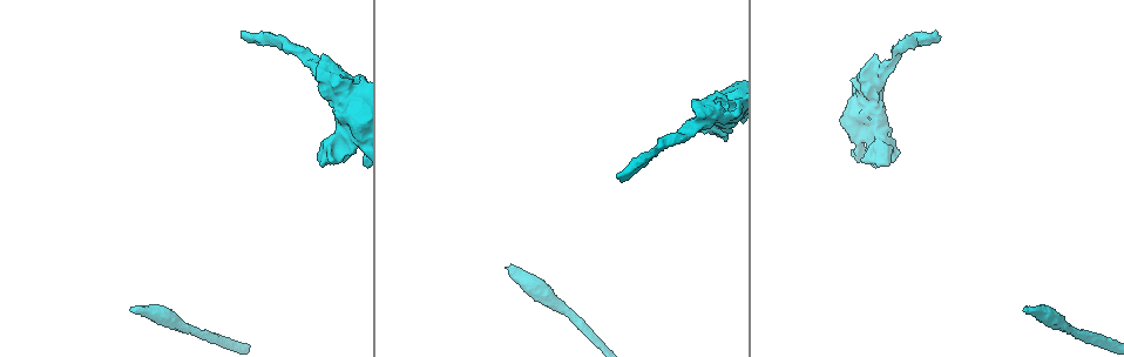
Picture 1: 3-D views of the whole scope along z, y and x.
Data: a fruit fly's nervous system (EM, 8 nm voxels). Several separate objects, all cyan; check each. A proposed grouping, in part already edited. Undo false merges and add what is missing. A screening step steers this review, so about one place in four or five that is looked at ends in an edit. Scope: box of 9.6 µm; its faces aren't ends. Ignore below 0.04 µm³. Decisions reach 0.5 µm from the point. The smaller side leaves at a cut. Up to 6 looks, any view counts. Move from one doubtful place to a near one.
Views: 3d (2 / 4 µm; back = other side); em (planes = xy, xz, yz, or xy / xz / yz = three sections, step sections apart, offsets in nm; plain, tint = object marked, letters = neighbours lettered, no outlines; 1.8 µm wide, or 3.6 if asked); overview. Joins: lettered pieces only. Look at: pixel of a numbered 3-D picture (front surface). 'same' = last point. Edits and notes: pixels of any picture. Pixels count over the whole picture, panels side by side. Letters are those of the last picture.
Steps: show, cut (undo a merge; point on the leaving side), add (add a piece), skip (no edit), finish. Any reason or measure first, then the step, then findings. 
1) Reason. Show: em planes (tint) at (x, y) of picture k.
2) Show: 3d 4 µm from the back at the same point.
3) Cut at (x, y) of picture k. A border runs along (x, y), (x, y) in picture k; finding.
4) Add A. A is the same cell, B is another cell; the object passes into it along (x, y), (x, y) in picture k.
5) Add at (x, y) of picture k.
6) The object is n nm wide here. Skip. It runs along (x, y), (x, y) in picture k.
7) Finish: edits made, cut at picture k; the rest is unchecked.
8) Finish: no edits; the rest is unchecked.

An open end. Show: em yz step 16 (letters) at (1029, 307) of picture 1.

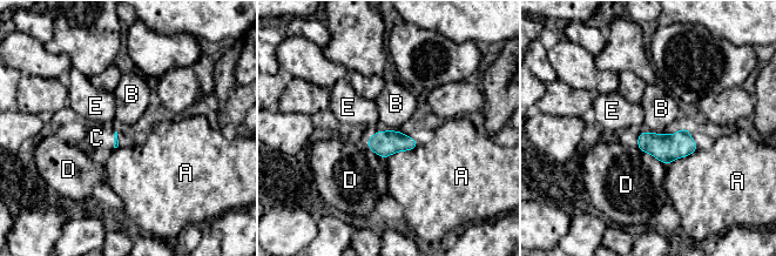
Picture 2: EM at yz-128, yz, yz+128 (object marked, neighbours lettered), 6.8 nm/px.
Cut it another way. Show: em xy step 16 (letters) at the same point.

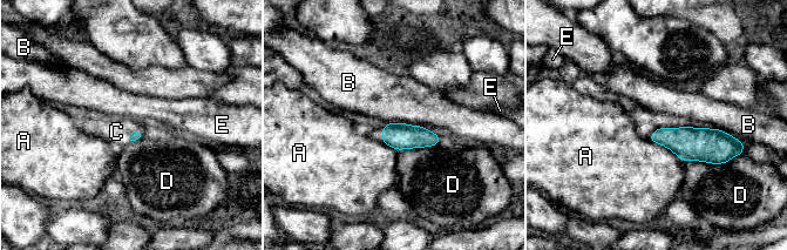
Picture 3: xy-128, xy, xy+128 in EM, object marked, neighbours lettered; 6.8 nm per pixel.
Add C. C is the same cell, A, B, D and E are other cells; it goes on there.

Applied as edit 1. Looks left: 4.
Free end. Show: em planes (letters) at (619, 178) of picture 1.

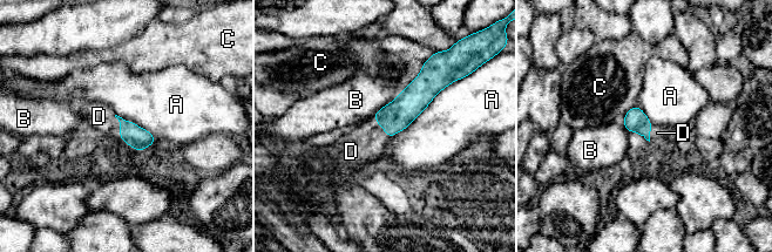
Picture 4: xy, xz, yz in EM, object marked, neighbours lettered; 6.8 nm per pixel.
Add D. D is the same cell, A, B and C are other cells; the object passes into it along (394, 117), (381, 126), (366, 143) in picture 4; it goes on there.

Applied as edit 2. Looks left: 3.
Show: overview.

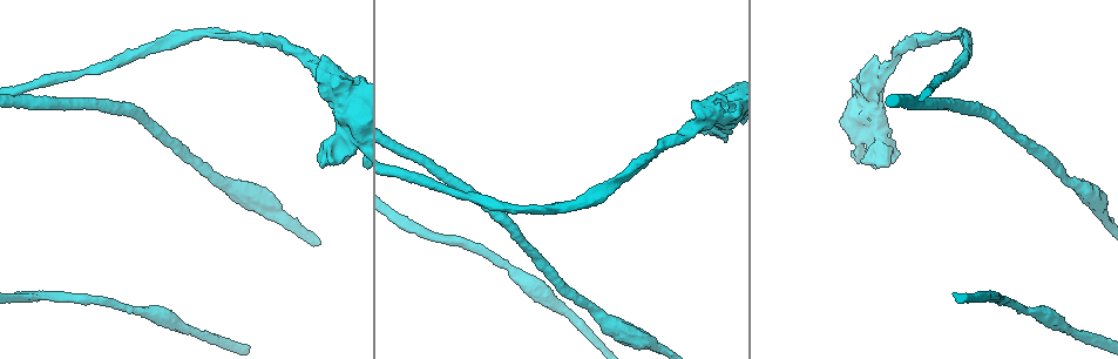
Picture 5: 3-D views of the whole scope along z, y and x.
Thick turns thin. Show: em xz step 4 (tint) at (866, 131) of picture 5.

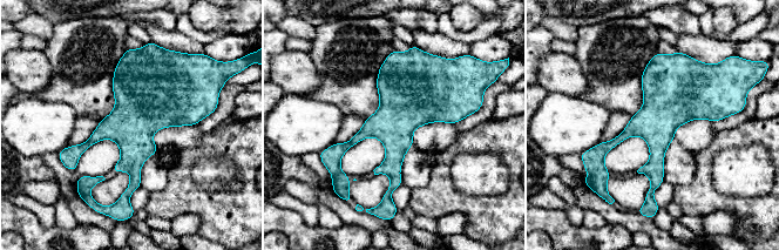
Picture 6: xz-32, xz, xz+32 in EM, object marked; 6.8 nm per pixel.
See the neighbours. Show: em xz step 4 (letters) at the same point.

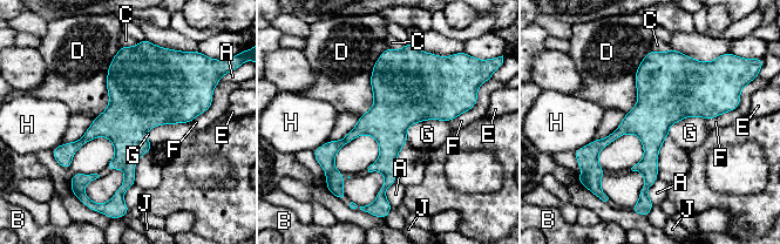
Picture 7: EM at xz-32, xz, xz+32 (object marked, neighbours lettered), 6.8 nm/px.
Skip. A, B, C, D, E, F, G, H and J are other cells; a border runs along (189, 122), (153, 126), (146, 137) in picture 7; continuous, no second neuron.

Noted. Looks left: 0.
Finish: edits made, add at picture 3, add at picture 4; the rest is unchecked.

